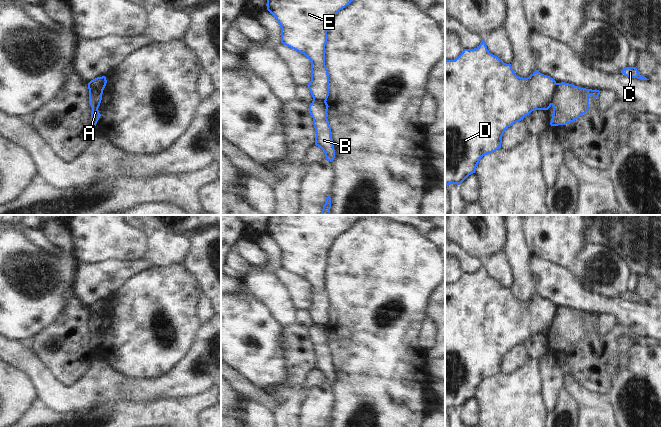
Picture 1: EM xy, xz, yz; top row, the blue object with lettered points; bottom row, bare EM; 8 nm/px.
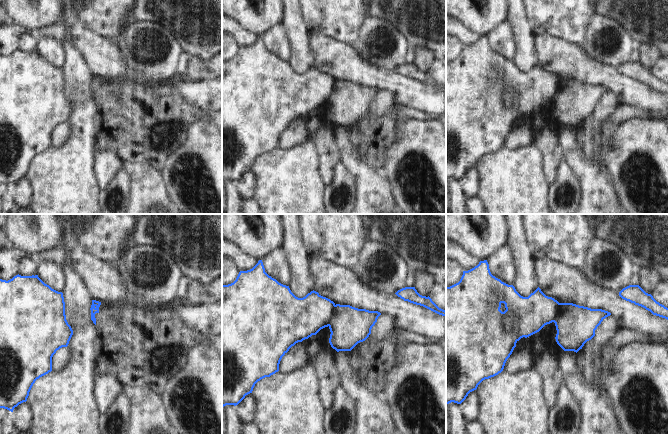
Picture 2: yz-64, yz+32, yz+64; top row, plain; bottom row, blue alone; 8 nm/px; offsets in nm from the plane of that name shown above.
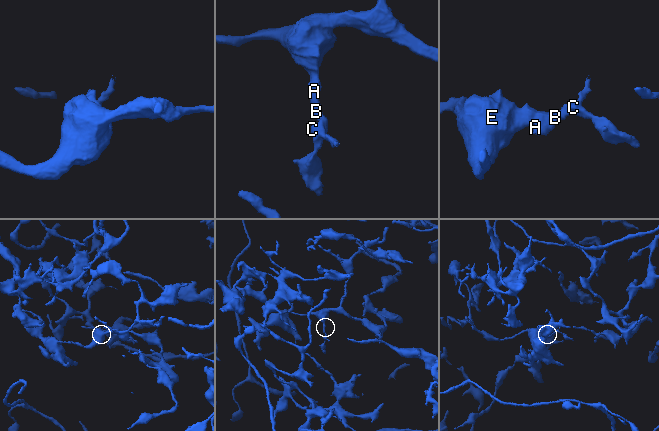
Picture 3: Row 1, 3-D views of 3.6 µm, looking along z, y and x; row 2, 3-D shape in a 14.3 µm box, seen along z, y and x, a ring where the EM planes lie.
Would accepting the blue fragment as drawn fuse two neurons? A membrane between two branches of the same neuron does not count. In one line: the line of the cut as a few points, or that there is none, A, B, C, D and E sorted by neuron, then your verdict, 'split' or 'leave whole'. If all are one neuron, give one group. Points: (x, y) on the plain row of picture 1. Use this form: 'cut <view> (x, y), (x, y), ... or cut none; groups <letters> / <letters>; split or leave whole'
cut yz (557, 307), (551, 328); groups A B C / D E; split

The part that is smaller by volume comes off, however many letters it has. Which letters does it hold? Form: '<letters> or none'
A, B, C

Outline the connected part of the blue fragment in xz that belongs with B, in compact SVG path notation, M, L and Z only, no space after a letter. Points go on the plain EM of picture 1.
M313 324L309 329L309 337L313 342L315 352L315 369L320 371L325 377L325 383L332 386L335 382L335 373L331 361L331 351L329 349L328 328L326 325Z

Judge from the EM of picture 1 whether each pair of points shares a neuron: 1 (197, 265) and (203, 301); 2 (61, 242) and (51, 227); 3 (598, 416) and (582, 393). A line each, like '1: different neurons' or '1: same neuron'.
1: different neurons
2: same neuron
3: same neuron

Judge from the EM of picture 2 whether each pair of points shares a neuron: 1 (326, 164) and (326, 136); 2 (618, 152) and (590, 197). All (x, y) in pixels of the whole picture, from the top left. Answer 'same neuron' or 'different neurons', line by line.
1: same neuron
2: different neurons

